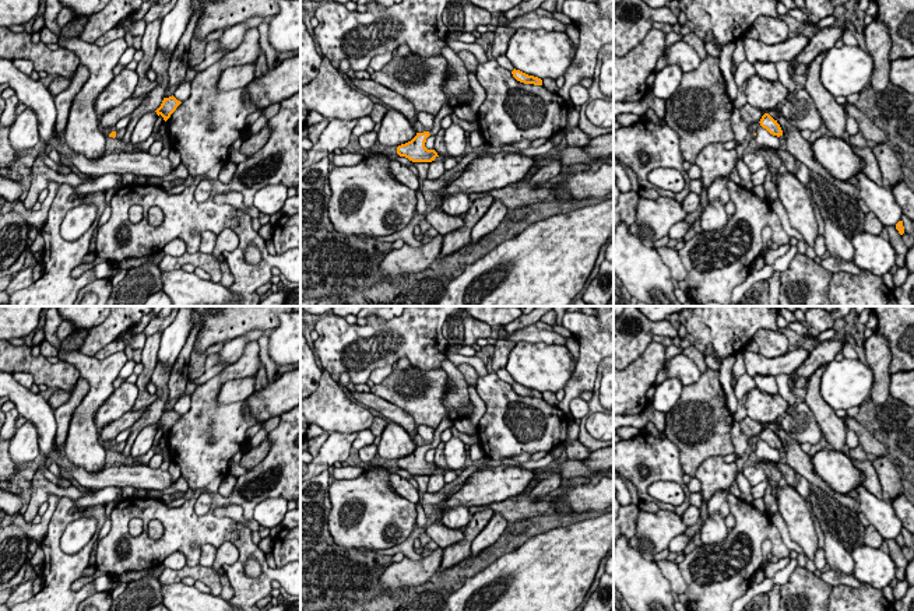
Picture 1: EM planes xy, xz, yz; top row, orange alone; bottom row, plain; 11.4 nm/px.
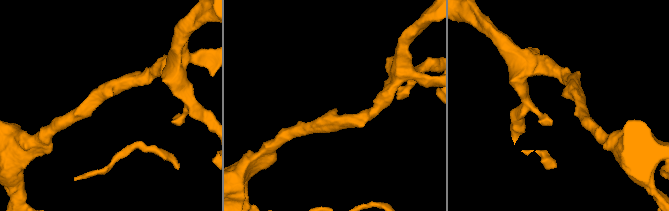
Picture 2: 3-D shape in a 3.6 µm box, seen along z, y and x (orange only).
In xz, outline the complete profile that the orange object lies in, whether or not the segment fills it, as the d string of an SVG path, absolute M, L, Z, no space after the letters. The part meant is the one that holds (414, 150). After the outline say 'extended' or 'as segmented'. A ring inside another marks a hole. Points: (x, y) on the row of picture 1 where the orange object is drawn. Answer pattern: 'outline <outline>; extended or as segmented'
outline M446 103L440 112L435 116L435 122L433 126L429 131L423 131L423 133L416 133L416 136L405 143L397 147L397 154L400 157L405 157L412 162L432 162L435 161L437 155L437 152L435 150L428 150L425 147L426 138L429 136L436 136L437 131L442 129L442 119L446 117L447 115L451 115L454 110L454 108L449 103Z; extended

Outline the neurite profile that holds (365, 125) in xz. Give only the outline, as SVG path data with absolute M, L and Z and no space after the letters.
M370 116L361 117L358 119L358 123L352 130L352 136L359 137L365 133L373 131L373 127L375 127L375 122L372 120Z

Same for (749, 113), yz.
M748 102L739 108L739 112L743 122L748 124L760 122L762 116L764 115L760 109L749 105Z

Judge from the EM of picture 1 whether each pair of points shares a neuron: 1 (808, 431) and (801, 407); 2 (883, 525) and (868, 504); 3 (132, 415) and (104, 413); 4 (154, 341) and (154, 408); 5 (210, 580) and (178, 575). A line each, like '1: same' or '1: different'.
1: same
2: same
3: different
4: different
5: same

